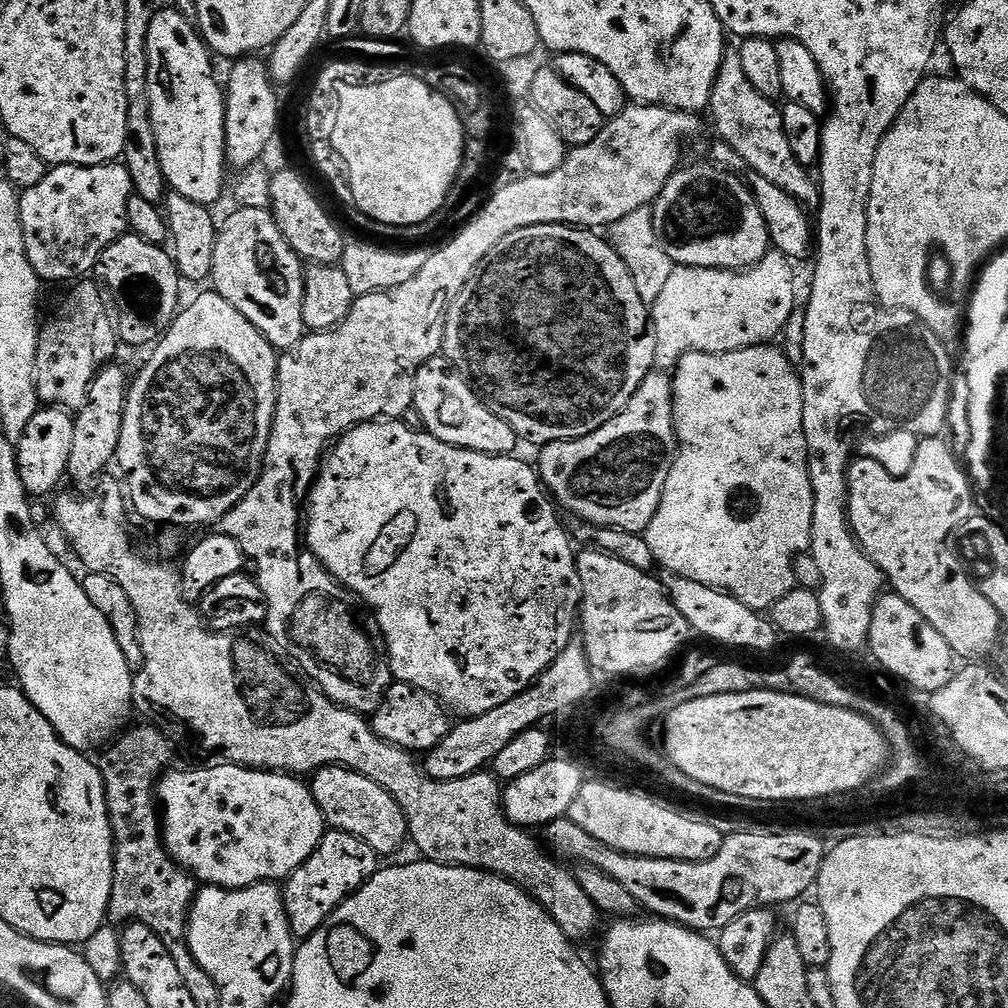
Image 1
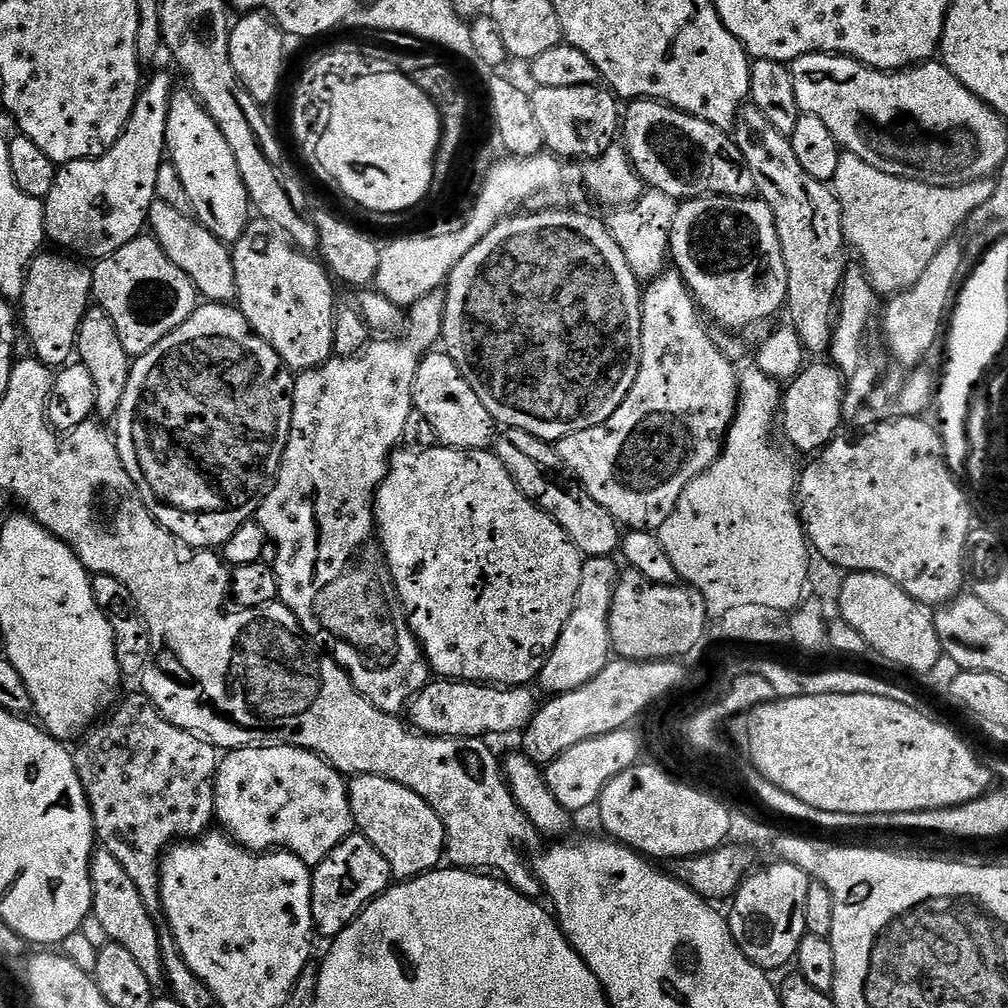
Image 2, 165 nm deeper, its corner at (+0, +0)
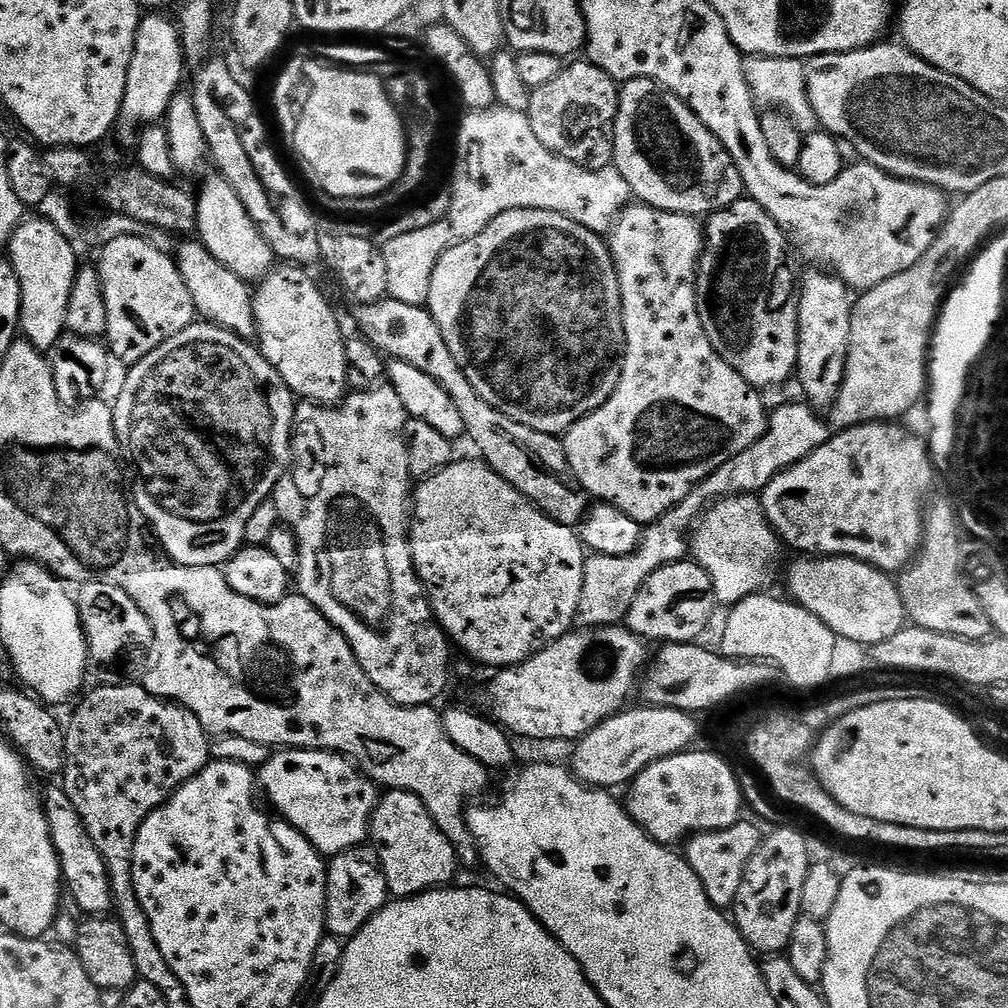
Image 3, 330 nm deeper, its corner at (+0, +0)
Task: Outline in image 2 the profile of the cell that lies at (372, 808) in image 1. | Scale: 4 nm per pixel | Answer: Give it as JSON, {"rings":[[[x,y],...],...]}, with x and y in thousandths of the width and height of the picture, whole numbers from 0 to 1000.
{"rings":[[[351,770],[344,775],[345,795],[352,820],[356,828],[363,830],[367,836],[383,851],[390,870],[400,875],[409,873],[412,869],[418,869],[424,865],[432,865],[438,860],[442,849],[442,834],[440,831],[440,820],[431,808],[431,804],[411,784],[399,780],[395,776],[387,776],[378,770]]]}

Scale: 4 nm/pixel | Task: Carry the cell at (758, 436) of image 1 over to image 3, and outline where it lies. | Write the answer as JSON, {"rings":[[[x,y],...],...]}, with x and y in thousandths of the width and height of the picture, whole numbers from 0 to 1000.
{"rings":[[[746,490],[732,492],[720,492],[717,496],[710,497],[699,507],[689,521],[685,532],[685,552],[691,560],[704,569],[704,577],[708,581],[711,600],[727,601],[736,597],[742,590],[757,588],[765,584],[766,574],[774,563],[774,544],[776,537],[770,531],[770,527],[764,522],[764,518],[758,509],[758,503],[753,495]]]}

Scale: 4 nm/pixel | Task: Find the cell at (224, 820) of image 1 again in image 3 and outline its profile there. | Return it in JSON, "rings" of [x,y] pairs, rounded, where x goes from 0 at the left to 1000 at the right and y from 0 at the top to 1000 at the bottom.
{"rings":[[[308,742],[274,744],[263,758],[257,759],[256,778],[266,789],[266,794],[278,805],[277,809],[303,829],[322,850],[334,849],[348,841],[358,840],[366,832],[369,803],[375,793],[374,779],[370,778],[346,751],[331,746]]]}

